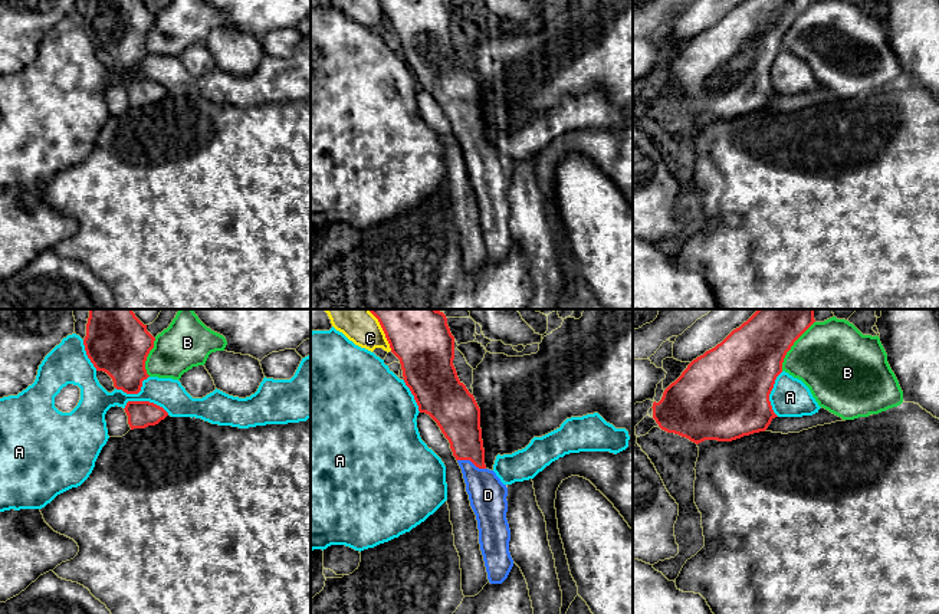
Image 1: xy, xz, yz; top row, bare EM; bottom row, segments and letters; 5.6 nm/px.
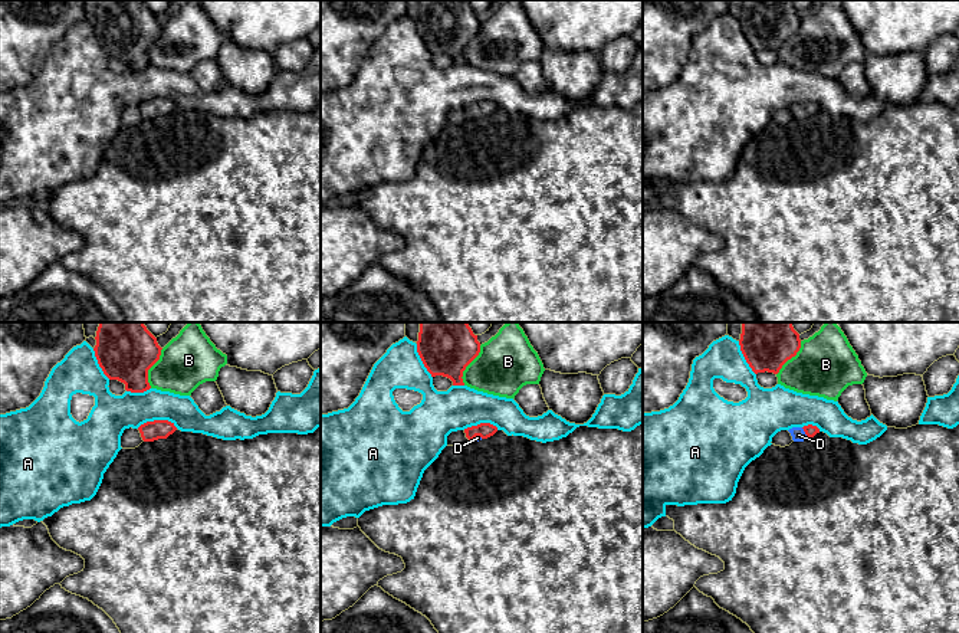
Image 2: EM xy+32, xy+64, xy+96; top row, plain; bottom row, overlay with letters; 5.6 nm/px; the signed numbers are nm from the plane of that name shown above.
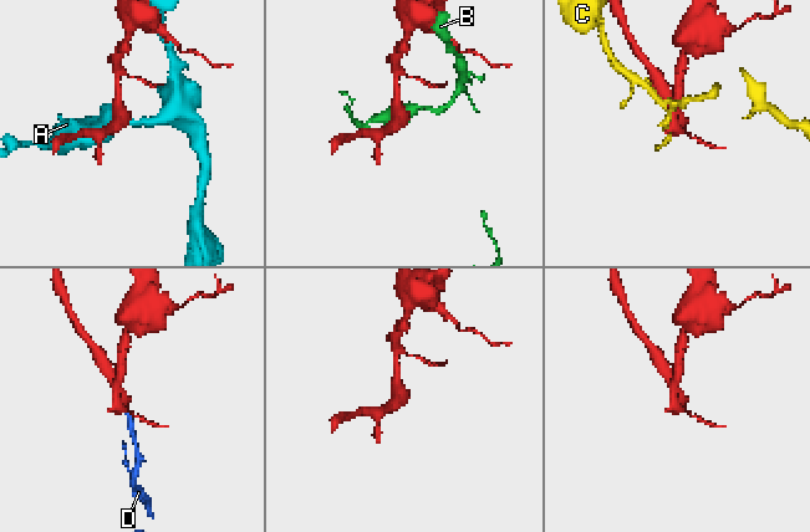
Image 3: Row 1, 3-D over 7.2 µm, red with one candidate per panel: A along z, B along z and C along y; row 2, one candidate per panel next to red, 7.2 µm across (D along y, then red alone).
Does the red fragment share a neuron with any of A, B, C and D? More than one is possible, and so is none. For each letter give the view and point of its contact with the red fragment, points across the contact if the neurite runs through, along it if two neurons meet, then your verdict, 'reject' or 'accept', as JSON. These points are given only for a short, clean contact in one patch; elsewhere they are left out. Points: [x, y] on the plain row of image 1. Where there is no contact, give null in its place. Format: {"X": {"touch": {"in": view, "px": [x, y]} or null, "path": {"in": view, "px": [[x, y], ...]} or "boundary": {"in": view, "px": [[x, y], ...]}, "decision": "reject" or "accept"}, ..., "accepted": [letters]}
{"A": {"touch": {"in": "xy", "px": [147, 79]}, "decision": "reject"}, "B": {"touch": {"in": "yz", "px": [791, 23]}, "decision": "reject"}, "C": {"touch": {"in": "xz", "px": [386, 15]}, "decision": "reject"}, "D": {"touch": {"in": "xz", "px": [472, 140]}, "path": {"in": "xz", "px": [[459, 98], [472, 140], [475, 153], [488, 173]]}, "decision": "accept"}, "accepted": ["D"]}

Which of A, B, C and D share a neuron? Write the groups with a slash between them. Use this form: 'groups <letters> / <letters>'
groups A / B / C / D

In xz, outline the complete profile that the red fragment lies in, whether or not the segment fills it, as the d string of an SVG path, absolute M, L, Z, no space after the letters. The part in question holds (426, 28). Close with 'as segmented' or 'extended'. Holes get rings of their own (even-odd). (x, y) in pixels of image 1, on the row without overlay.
M380 0L380 3L391 30L400 37L403 58L414 73L418 89L429 92L450 121L463 151L470 184L476 193L487 257L490 262L502 262L513 244L509 230L510 207L506 197L508 165L485 142L480 86L473 72L459 58L453 43L454 14L447 0Z; extended

